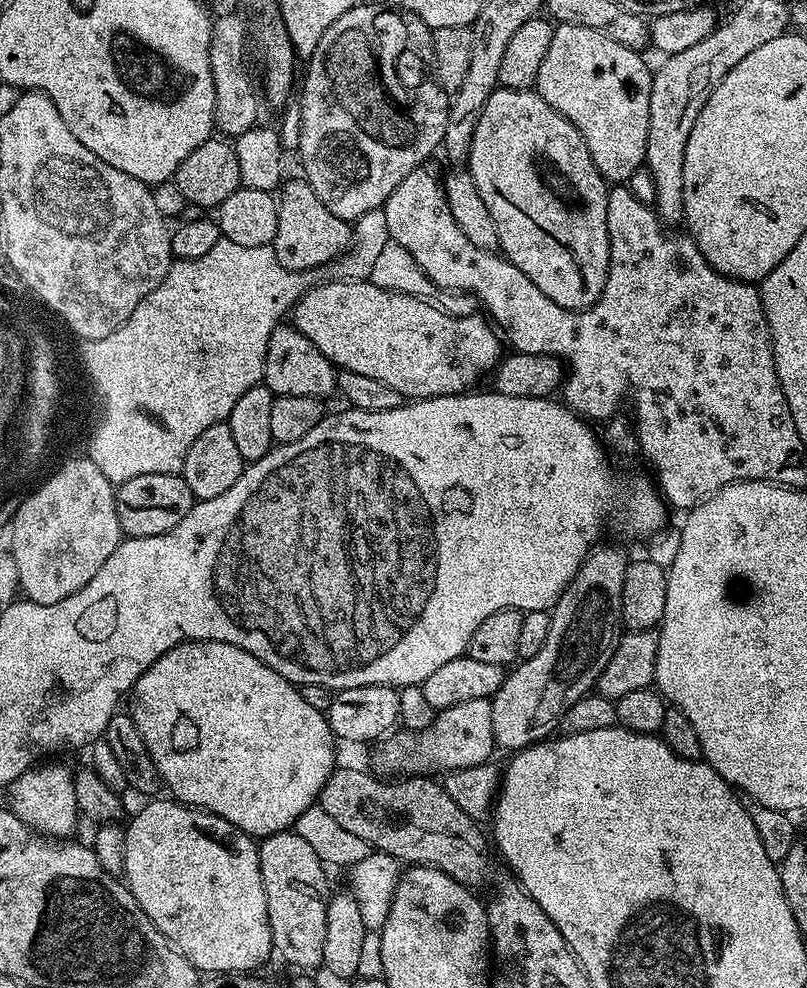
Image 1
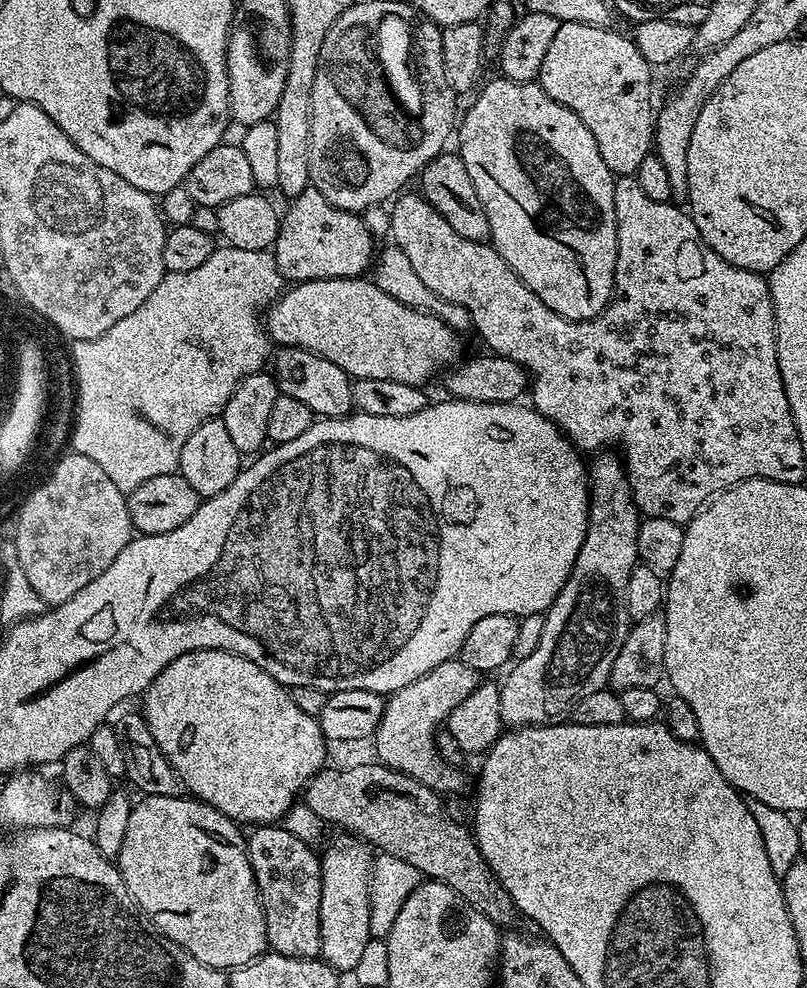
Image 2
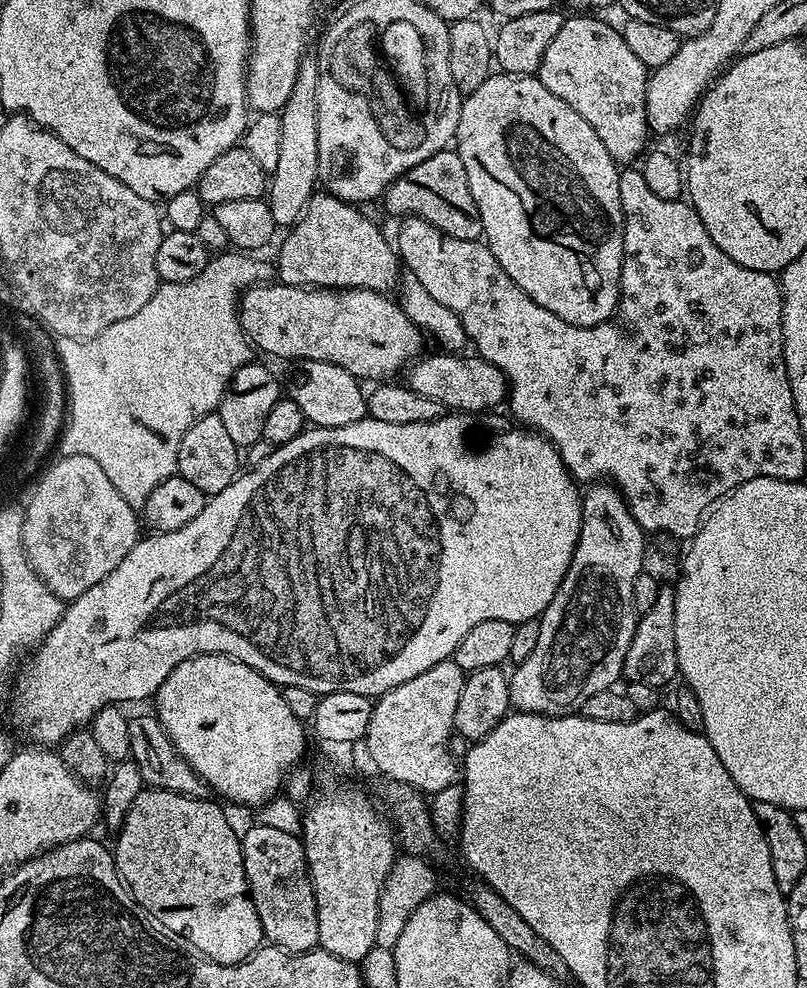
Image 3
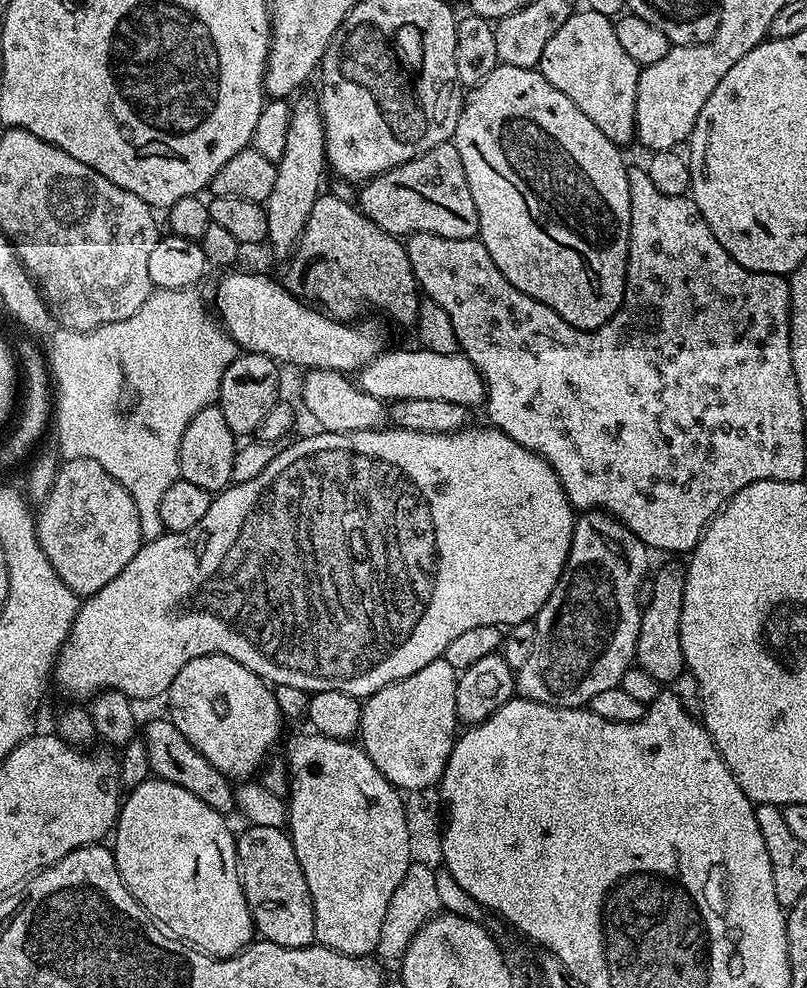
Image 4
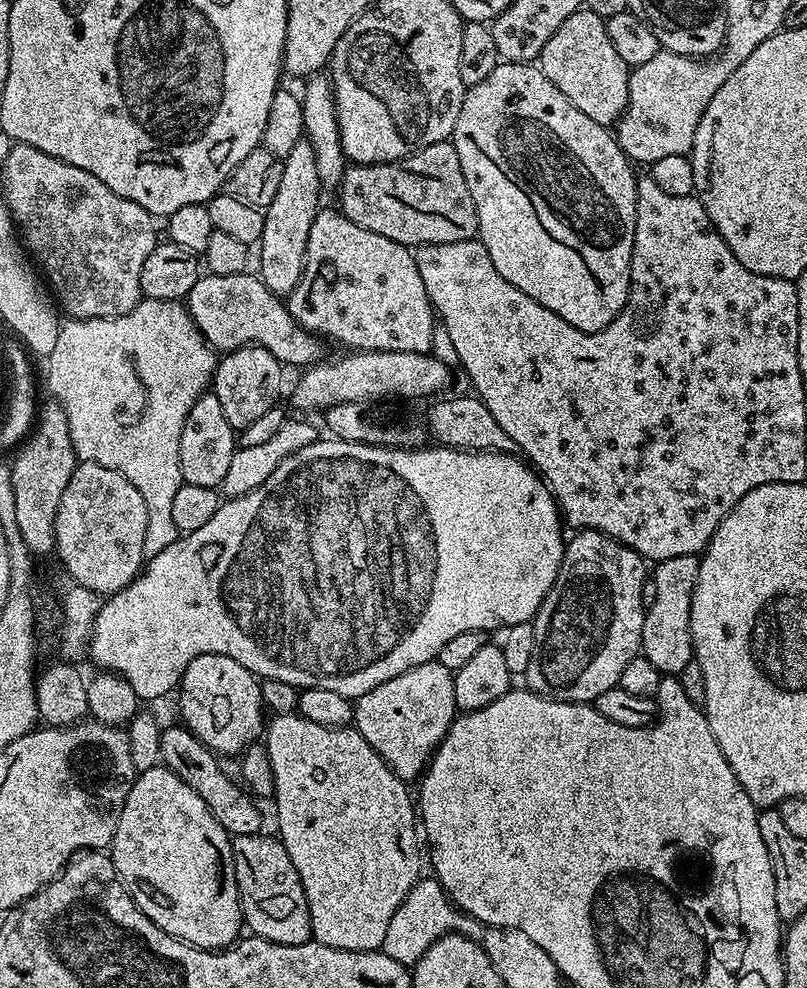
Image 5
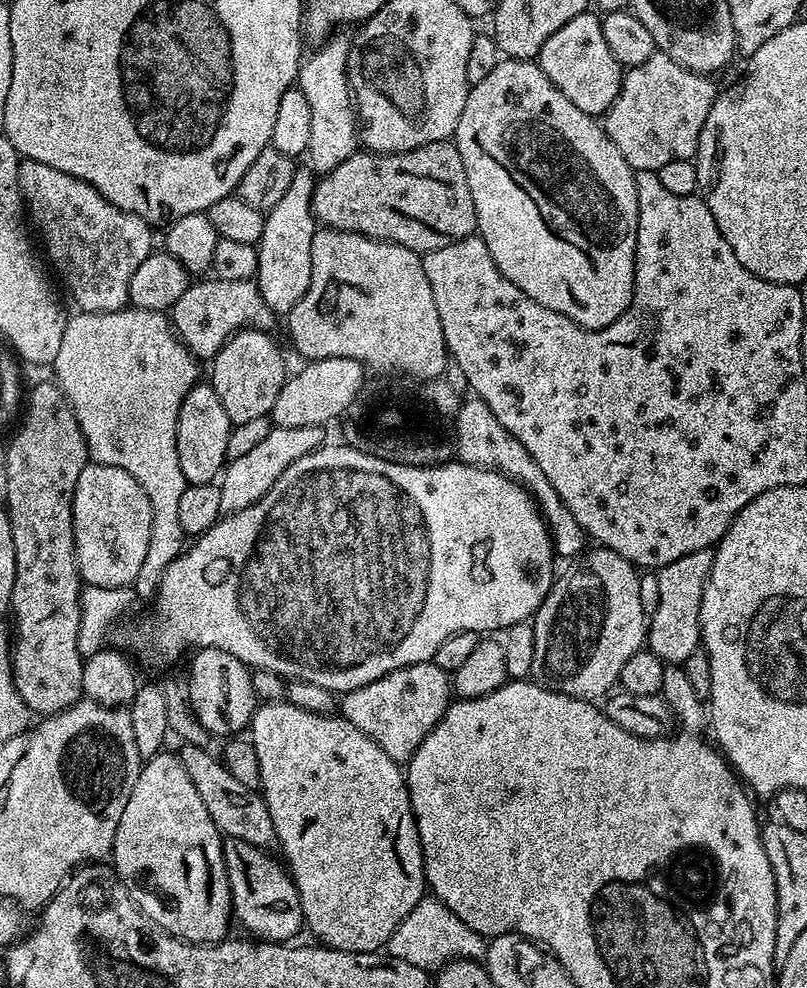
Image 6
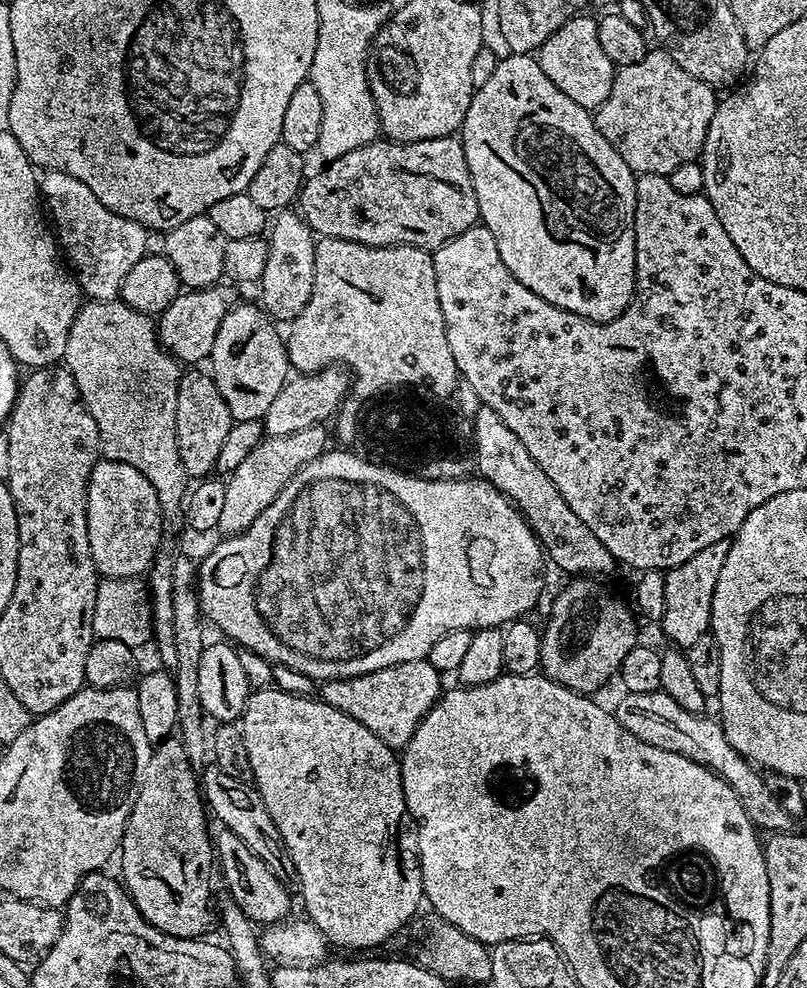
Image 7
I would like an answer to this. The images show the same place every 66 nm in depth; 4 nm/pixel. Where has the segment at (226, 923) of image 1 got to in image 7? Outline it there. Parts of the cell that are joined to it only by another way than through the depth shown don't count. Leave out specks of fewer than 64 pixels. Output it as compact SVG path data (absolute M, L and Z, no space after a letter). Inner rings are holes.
M179 739L160 741L153 747L148 763L143 765L142 779L136 789L136 800L124 827L124 837L120 840L119 860L122 883L144 919L171 936L200 938L207 933L204 931L207 930L208 923L214 920L213 909L208 909L208 903L211 905L214 900L214 849L210 820L206 815L197 773L193 771Z

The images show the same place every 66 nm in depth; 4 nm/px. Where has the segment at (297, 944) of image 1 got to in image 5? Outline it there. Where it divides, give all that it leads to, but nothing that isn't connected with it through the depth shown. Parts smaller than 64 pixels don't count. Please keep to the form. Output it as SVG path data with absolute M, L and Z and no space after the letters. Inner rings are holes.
M255 832L231 837L232 861L244 924L251 935L275 944L307 944L312 940L312 927L302 878L298 878L298 870L294 870L294 862L290 862L290 854L286 854L282 841L275 835L264 835Z

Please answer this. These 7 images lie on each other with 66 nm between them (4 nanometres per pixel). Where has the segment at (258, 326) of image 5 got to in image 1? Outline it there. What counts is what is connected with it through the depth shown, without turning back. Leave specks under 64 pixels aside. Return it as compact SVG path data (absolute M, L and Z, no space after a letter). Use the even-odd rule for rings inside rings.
M331 279L309 288L292 309L290 320L337 369L386 382L386 386L398 390L398 394L409 401L457 396L460 392L475 389L479 385L476 383L484 375L485 379L502 359L501 337L483 315L451 316L431 300L421 300L418 296L407 296L401 292L387 292L368 280Z

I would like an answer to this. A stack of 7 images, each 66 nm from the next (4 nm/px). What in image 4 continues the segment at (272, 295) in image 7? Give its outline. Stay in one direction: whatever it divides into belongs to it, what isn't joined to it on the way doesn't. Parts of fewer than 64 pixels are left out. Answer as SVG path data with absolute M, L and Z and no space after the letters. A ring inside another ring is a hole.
M297 95L291 101L292 113L290 127L286 133L286 147L282 158L276 161L274 190L270 190L270 198L264 204L268 227L266 244L267 247L272 247L272 252L276 256L287 257L300 241L300 235L306 226L306 218L310 218L310 210L322 194L320 183L323 182L324 172L326 173L328 168L320 101L315 95L304 95Z

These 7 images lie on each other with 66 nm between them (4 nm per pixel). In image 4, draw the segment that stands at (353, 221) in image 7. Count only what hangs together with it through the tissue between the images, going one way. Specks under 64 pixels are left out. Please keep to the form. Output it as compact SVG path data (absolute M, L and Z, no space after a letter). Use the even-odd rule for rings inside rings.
M455 143L426 150L426 154L367 181L359 192L360 213L391 236L407 238L416 232L425 232L438 234L438 238L471 240L480 235L478 206L474 206Z

